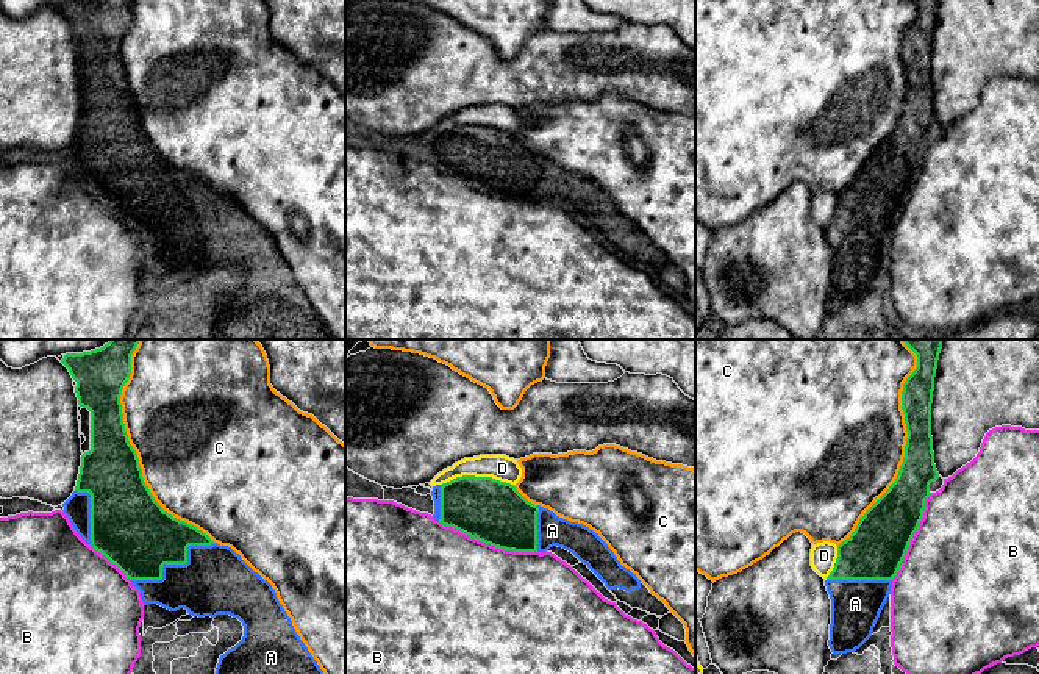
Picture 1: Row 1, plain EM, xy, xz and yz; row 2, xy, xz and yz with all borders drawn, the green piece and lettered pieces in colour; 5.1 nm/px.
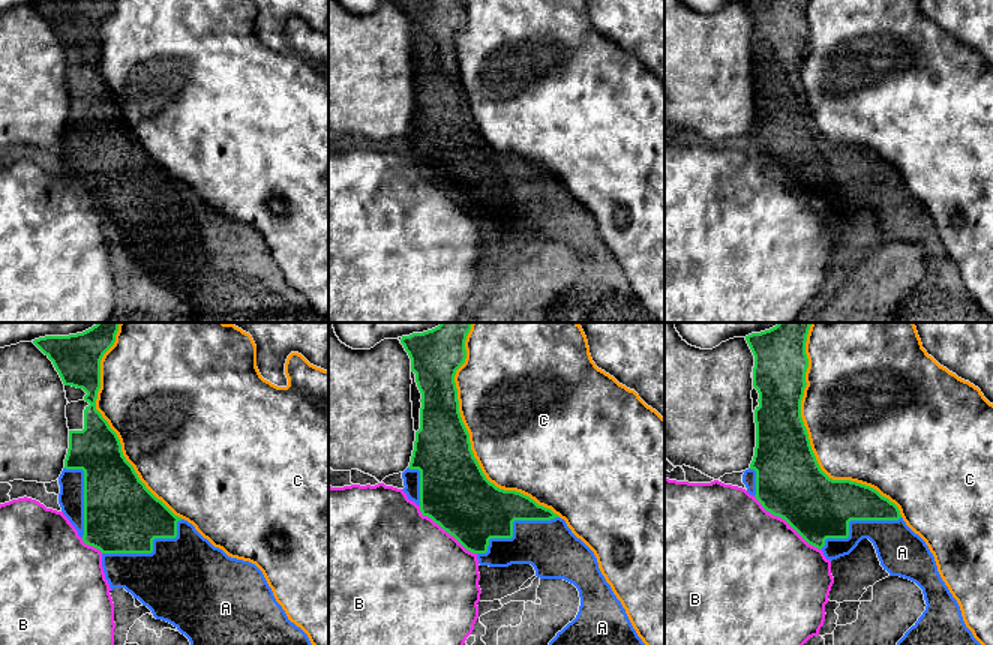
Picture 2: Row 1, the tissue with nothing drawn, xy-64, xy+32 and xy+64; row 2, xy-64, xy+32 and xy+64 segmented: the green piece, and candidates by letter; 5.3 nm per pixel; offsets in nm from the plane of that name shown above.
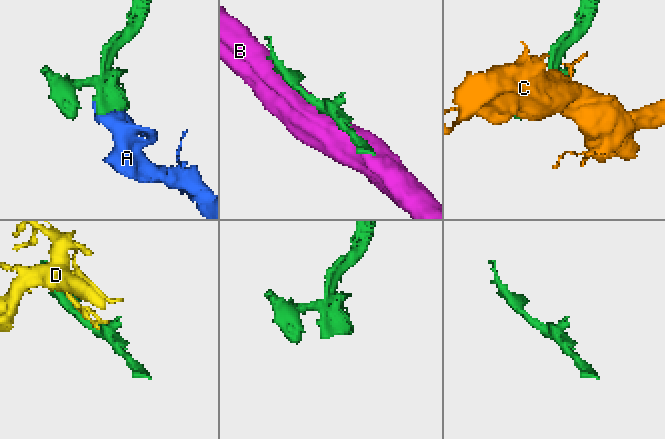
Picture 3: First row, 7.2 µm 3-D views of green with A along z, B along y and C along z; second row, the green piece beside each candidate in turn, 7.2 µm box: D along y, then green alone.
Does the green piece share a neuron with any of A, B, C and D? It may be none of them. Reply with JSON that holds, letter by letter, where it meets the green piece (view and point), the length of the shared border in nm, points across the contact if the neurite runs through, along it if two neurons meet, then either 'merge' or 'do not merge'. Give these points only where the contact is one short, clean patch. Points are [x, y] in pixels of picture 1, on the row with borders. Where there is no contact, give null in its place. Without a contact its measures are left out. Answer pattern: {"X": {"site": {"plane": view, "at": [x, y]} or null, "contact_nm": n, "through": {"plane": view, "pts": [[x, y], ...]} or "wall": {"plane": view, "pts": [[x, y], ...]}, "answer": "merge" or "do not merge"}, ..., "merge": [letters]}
{"A": {"site": {"plane": "xy", "at": [174, 563]}, "contact_nm": 480, "answer": "merge"}, "B": {"site": {"plane": "xz", "at": [488, 543]}, "contact_nm": 550, "answer": "do not merge"}, "C": {"site": {"plane": "xy", "at": [135, 451]}, "contact_nm": 1100, "answer": "do not merge"}, "D": {"site": {"plane": "xz", "at": [477, 477]}, "contact_nm": 380, "answer": "do not merge"}, "merge": ["A"]}

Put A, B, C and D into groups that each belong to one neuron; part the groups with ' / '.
A / B / C / D

